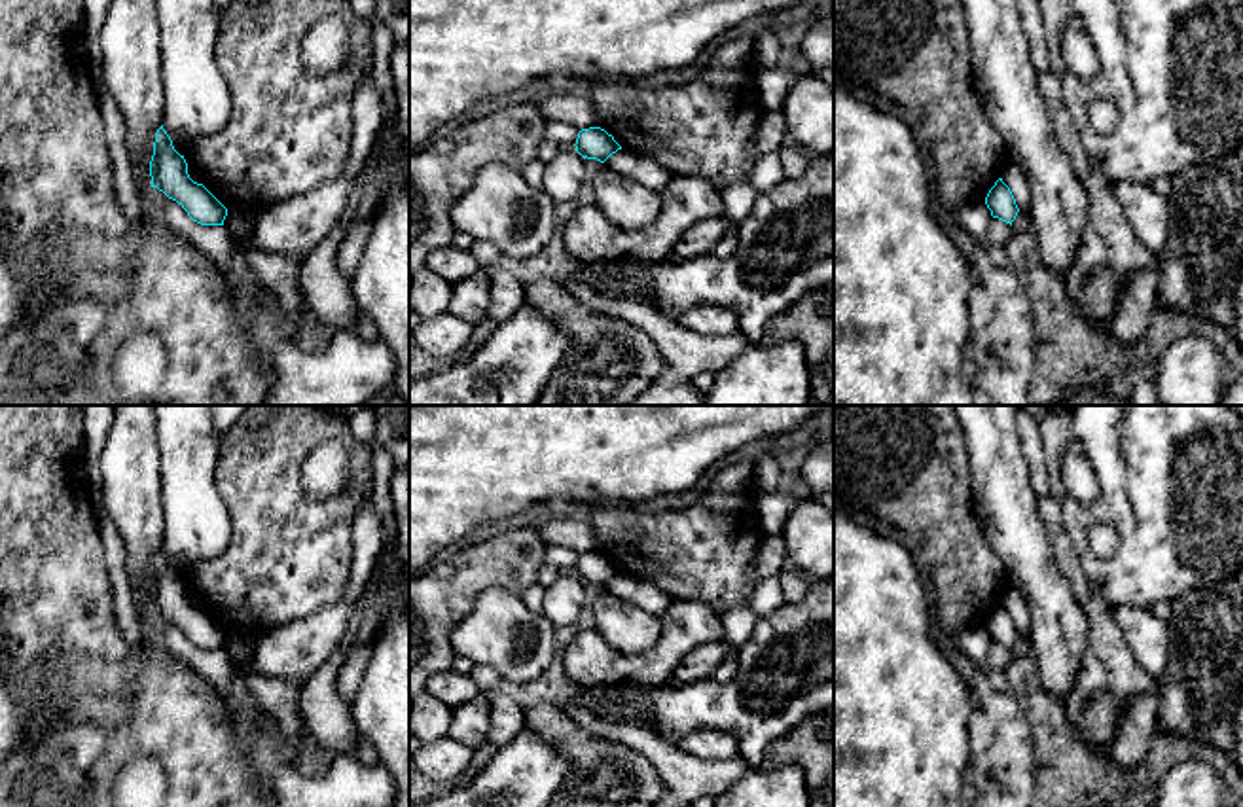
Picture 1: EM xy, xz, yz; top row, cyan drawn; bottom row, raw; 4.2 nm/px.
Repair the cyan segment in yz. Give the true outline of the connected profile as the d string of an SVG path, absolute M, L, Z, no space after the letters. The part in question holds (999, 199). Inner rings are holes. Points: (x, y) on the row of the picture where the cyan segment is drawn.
M999 178L995 182L995 186L989 189L989 193L985 197L985 205L991 210L993 218L999 218L999 220L1002 220L1002 222L1006 222L1010 225L1012 225L1012 222L1016 220L1016 216L1019 212L1012 191L1002 182L1002 178Z

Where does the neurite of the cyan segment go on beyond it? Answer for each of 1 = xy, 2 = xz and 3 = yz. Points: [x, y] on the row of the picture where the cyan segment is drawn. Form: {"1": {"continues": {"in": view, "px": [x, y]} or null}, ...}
{"1": {"continues": null}, "2": {"continues": null}, "3": {"continues": null}}

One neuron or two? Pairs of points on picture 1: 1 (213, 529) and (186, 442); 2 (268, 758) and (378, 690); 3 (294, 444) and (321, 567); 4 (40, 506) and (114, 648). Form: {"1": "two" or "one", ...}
{"1": "one", "2": "two", "3": "one", "4": "one"}

